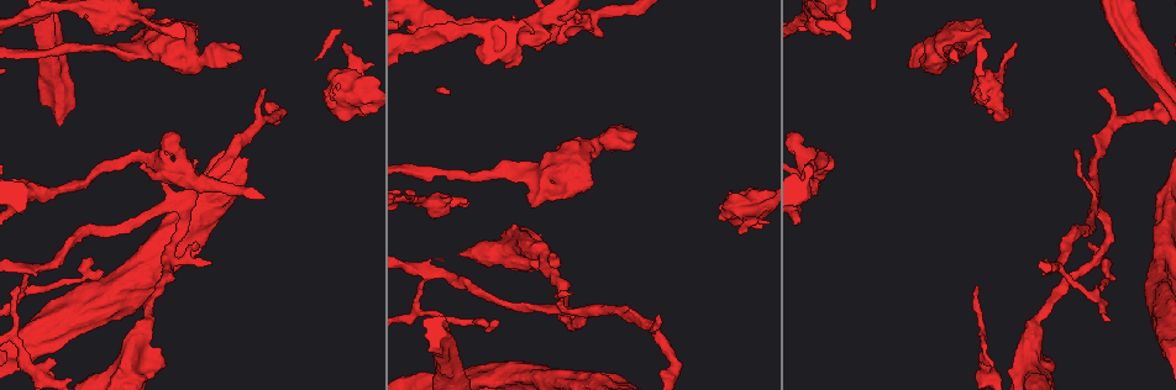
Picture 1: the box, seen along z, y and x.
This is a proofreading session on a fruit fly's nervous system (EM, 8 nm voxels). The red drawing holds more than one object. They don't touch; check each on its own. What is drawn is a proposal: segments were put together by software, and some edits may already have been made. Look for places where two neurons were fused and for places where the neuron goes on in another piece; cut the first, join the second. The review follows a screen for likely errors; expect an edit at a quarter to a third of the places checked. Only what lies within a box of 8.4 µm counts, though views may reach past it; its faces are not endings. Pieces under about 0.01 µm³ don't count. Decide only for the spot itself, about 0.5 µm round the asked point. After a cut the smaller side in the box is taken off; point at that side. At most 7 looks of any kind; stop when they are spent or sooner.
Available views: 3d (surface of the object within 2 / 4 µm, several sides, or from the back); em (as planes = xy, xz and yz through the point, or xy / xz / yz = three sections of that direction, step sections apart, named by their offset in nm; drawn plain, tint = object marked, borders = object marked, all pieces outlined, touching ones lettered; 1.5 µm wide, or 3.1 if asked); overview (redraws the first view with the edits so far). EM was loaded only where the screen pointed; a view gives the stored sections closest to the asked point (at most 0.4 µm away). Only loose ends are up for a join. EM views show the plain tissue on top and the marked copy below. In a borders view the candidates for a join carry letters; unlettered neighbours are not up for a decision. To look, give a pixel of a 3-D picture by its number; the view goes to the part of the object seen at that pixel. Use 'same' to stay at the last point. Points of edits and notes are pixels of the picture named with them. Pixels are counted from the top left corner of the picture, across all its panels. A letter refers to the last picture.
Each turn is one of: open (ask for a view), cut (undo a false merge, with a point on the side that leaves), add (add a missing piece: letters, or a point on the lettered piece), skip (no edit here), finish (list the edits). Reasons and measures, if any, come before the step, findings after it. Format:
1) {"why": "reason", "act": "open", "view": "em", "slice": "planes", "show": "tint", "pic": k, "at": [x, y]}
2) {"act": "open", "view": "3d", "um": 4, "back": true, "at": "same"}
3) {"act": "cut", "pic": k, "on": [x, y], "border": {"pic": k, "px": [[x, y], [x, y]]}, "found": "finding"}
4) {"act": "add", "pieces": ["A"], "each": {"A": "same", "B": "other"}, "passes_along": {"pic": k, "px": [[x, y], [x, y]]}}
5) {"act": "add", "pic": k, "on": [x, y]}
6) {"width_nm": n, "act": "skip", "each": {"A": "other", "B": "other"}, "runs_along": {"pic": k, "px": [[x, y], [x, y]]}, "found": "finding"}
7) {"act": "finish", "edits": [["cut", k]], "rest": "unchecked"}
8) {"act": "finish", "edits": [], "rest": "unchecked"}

{"why": "sharp bend", "act": "open", "view": "em", "slice": "planes", "show": "tint", "pic": 1, "at": [1063, 268]}

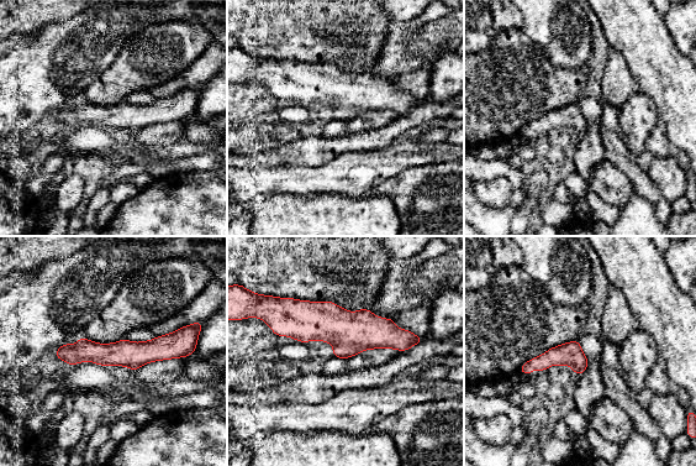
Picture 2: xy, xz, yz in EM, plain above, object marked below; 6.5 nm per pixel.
{"why": "see the neighbours", "act": "open", "view": "em", "slice": "planes", "show": "borders", "at": "same"}

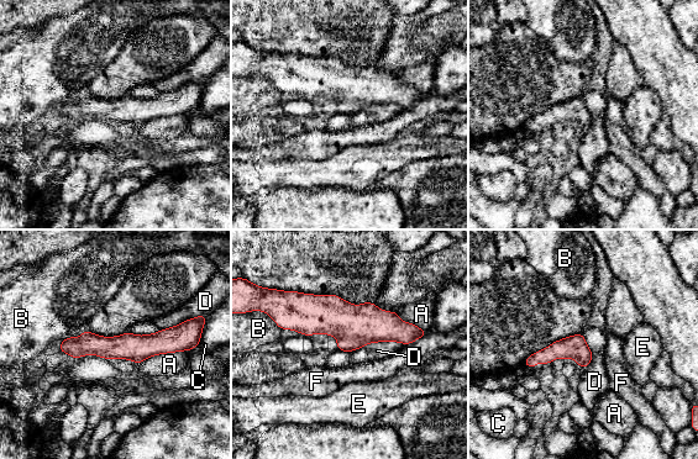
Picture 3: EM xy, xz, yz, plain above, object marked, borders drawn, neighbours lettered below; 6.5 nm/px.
{"longest_contact_nm": ["A", 360], "act": "skip", "each": {"A": "other", "B": "other", "C": "other", "D": "other", "E": "other", "F": "other"}, "border": {"pic": 3, "px": [[403, 343], [368, 342], [351, 352]]}, "found": "one neuron here"}

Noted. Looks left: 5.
{"why": "thick turns thin", "act": "open", "view": "3d", "um": 4, "pic": 1, "at": [519, 31]}

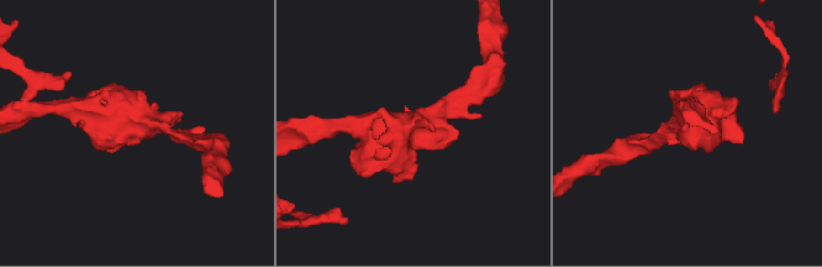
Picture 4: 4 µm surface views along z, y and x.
{"arms": 4, "why": "shape alone is not enough", "act": "open", "view": "em", "slice": "xz", "step": 8, "show": "tint", "pic": 4, "at": [407, 130]}

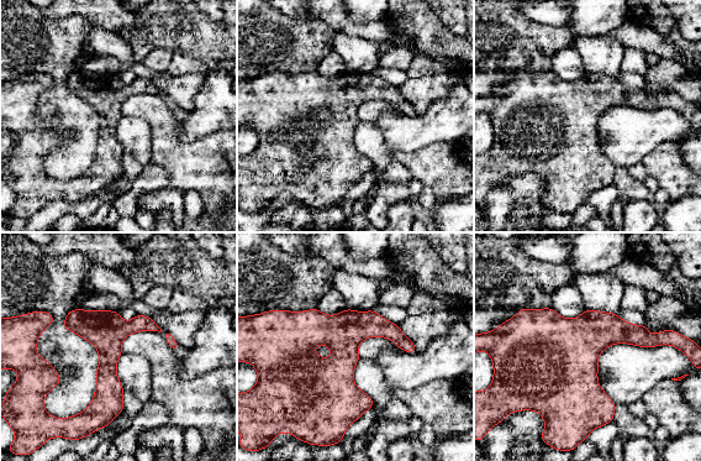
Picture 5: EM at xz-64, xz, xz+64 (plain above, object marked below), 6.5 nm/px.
{"act": "open", "view": "em", "slice": "yz", "step": 8, "show": "borders", "at": "same"}

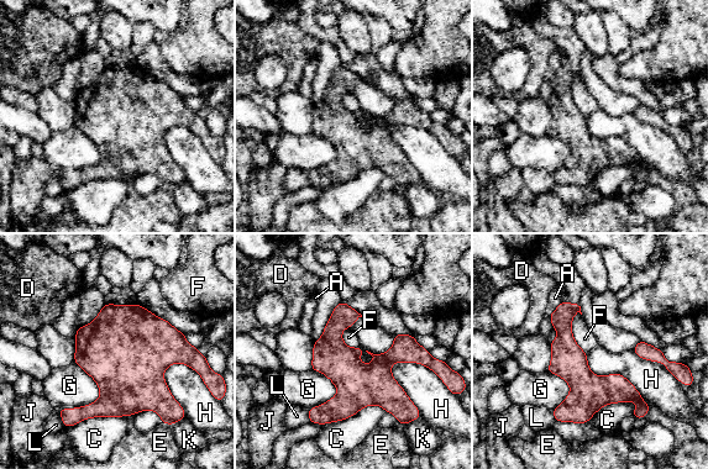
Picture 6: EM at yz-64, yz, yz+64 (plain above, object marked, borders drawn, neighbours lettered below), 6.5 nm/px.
{"act": "skip", "each": {"A": "other", "C": "other", "D": "other", "E": "other", "F": "other", "G": "other", "H": "other", "J": "other", "K": "other", "L": "other"}, "border": {"pic": 6, "px": [[393, 362], [393, 379], [419, 411]]}, "found": "all the same neuron"}

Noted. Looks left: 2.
{"why": "branch stops here", "act": "open", "view": "em", "slice": "planes", "show": "borders", "pic": 1, "at": [343, 44]}

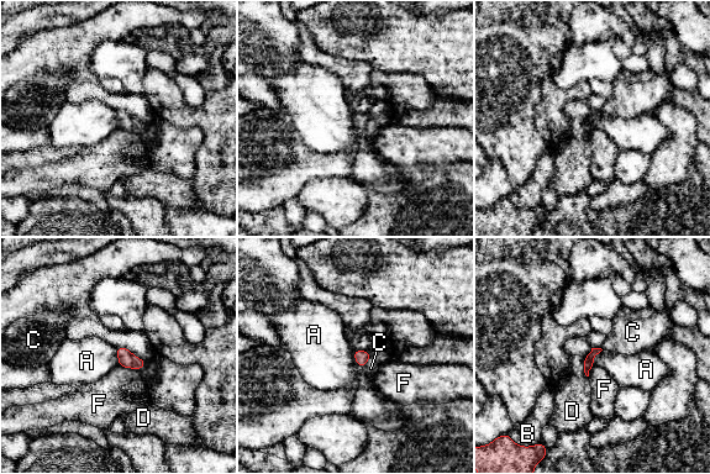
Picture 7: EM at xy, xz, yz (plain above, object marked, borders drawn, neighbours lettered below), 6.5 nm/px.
{"act": "add", "pieces": ["C"], "each": {"A": "other", "B": "other", "C": "same", "D": "other", "F": "other"}, "passes_along": {"pic": 7, "px": [[362, 357], [366, 363], [371, 368]]}, "found": "the neuron continues"}

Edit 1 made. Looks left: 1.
{"act": "finish", "edits": [["add", 7]], "rest": "unchecked"}

